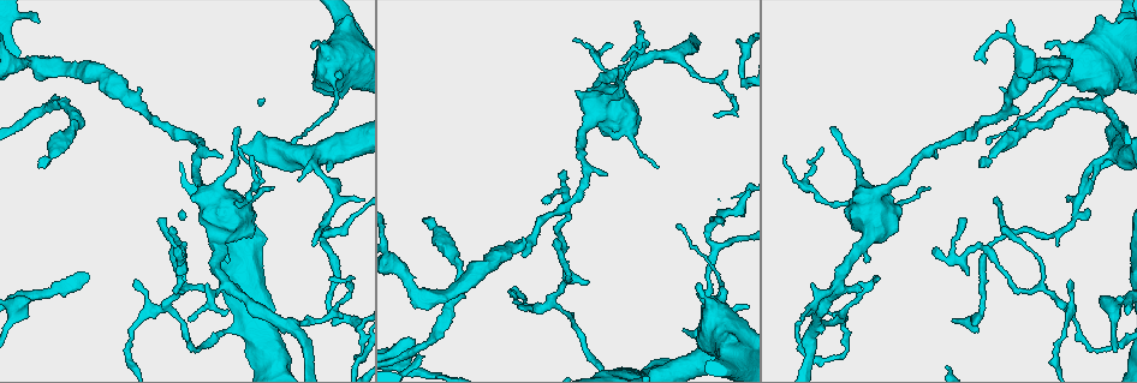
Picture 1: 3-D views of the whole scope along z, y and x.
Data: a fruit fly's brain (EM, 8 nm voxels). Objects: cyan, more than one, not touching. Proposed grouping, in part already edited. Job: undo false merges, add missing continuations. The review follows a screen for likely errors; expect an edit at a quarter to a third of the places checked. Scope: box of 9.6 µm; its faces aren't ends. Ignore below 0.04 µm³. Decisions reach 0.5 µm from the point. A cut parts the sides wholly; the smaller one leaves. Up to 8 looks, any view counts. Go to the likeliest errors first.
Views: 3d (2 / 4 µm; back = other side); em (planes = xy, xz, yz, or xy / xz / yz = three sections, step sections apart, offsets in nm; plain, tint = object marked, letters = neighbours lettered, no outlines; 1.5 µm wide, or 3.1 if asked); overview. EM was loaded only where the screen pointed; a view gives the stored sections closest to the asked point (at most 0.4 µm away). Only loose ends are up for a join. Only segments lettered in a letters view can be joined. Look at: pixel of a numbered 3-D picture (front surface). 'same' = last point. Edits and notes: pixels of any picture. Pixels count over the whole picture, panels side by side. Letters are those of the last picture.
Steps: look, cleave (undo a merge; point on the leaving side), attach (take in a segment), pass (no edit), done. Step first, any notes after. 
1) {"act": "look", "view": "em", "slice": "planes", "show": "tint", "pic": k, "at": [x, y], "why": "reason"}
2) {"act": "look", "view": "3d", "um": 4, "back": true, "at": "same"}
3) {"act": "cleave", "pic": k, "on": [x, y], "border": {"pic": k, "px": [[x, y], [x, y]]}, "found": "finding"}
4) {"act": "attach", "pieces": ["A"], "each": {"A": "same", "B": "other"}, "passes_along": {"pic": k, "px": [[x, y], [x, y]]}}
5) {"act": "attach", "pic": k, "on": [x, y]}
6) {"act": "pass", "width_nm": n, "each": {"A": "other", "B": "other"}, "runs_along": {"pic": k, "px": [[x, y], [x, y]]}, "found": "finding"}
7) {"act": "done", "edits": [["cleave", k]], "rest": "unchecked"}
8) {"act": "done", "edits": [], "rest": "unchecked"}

{"act": "look", "view": "3d", "um": 2, "pic": 1, "at": [425, 220], "why": "free end"}

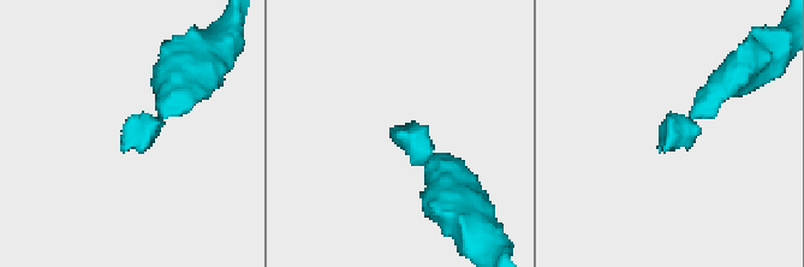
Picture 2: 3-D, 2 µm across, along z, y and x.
{"act": "look", "view": "em", "slice": "planes", "show": "letters", "pic": 2, "at": [122, 146]}

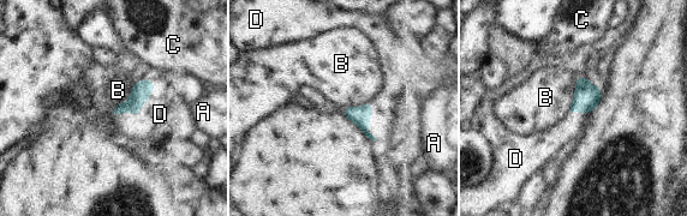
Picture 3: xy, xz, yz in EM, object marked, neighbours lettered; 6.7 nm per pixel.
{"act": "attach", "pieces": ["D"], "each": {"A": "other", "B": "other", "C": "other", "D": "same"}, "passes_along": {"pic": 3, "px": [[142, 89], [139, 112], [160, 114]]}, "found": "the neuron continues"}

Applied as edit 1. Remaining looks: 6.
{"act": "look", "view": "overview", "why": "redraw"}

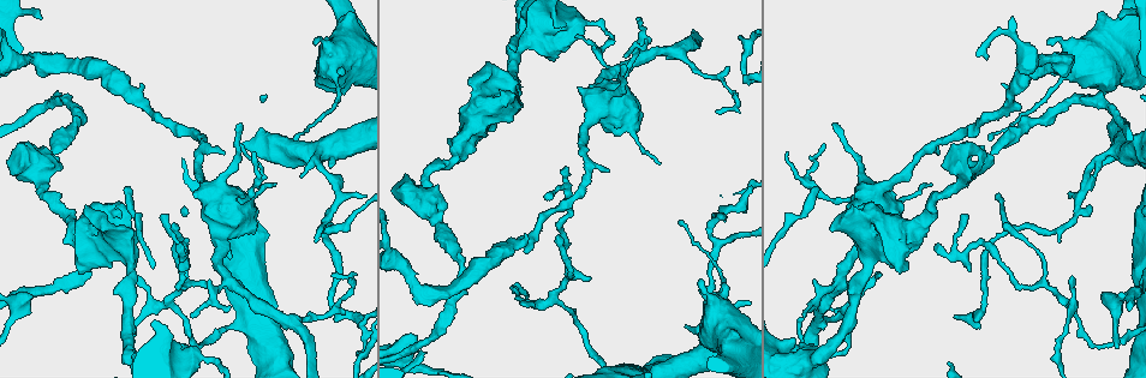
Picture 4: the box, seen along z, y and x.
{"act": "look", "view": "em", "slice": "planes", "show": "letters", "pic": 4, "at": [223, 151], "why": "tapers out"}

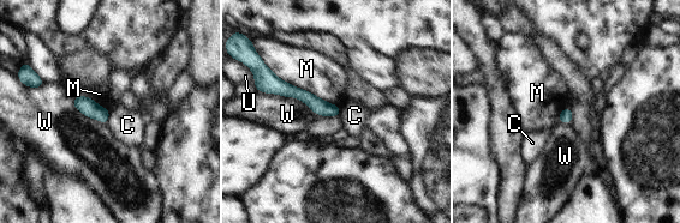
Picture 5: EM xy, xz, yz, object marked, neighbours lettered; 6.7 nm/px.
{"act": "pass", "longest_contact_nm": ["M", 550], "each": {"C": "other", "M": "other", "U": "other", "W": "other"}, "runs_along": {"pic": 5, "px": [[269, 86], [336, 110]]}, "found": "none of them fits"}

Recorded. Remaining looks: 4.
{"act": "look", "view": "em", "slice": "xz", "step": 8, "show": "tint", "pic": 4, "at": [177, 246], "why": "an open end"}

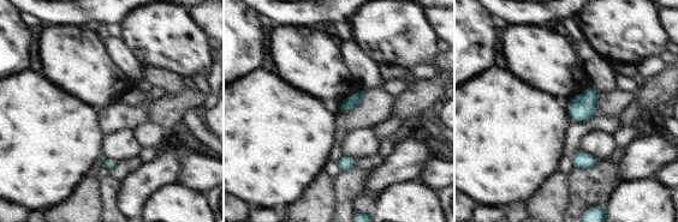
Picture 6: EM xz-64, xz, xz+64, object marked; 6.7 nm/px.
{"act": "look", "view": "em", "slice": "planes", "show": "letters", "at": "same", "why": "cut it another way"}

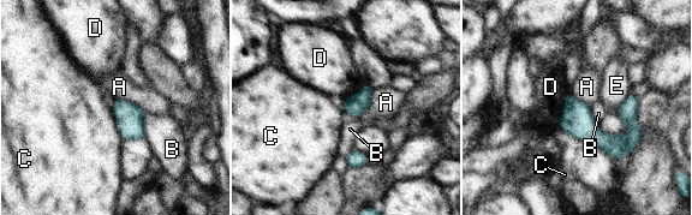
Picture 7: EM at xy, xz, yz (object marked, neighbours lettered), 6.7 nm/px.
{"act": "pass", "each": {"A": "other", "B": "other", "C": "other", "D": "other", "E": "other"}, "border": {"pic": 7, "px": [[113, 100], [113, 113], [123, 136]]}, "found": "none of them fits"}

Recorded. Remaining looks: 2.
{"act": "done", "edits": [["attach", 3]], "rest": "unchecked"}

